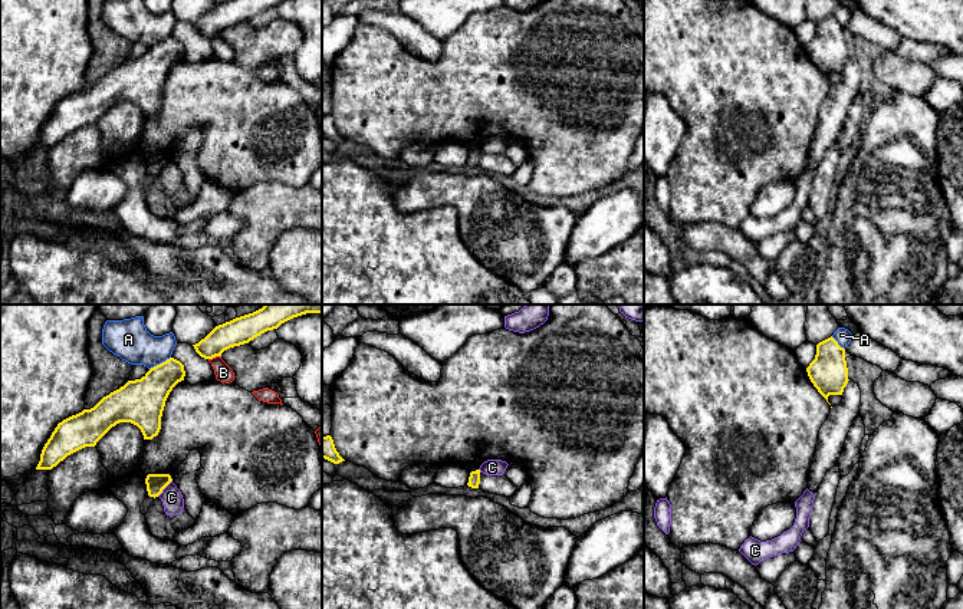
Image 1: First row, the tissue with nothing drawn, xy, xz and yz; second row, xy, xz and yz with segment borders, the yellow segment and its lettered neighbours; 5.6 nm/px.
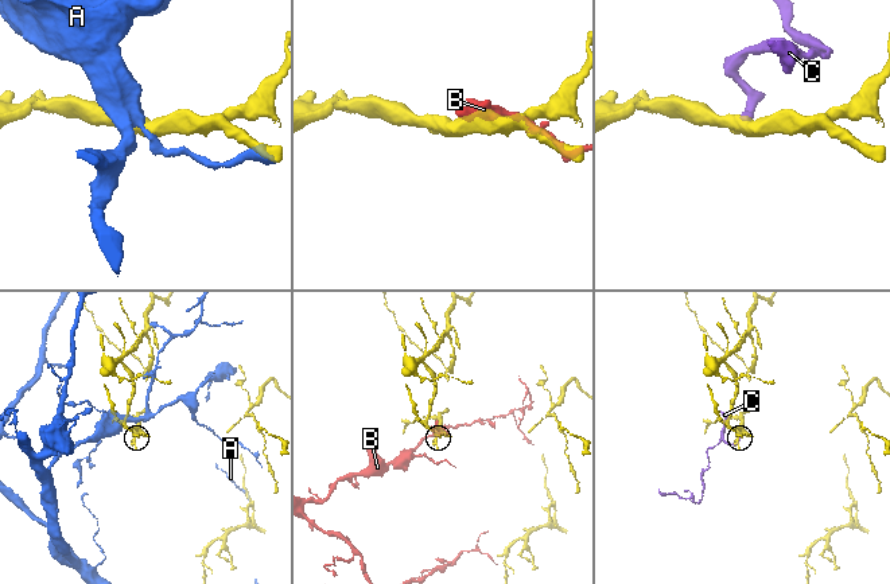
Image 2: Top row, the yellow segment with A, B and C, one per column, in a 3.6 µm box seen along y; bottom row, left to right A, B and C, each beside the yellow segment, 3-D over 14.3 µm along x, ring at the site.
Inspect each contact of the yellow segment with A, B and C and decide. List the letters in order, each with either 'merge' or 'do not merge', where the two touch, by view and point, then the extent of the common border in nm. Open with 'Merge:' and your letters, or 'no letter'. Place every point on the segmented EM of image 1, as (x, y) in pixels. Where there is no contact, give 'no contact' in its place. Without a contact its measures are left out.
Merge: no letter
A: do not merge; meets yellow in xy at (160, 364); contact 140 nm long
B: do not merge; meets yellow in xy at (214, 356); contact 80 nm long
C: do not merge; meets yellow in xy at (164, 487); contact 130 nm long

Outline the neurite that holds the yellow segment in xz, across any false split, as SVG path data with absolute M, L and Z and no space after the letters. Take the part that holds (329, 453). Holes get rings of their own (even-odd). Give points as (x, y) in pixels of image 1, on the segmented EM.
M331 435L322 437L322 458L339 464L345 461L335 448L333 440Z

